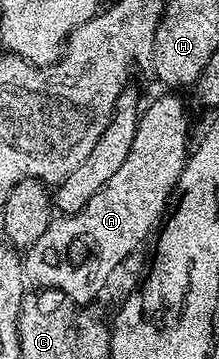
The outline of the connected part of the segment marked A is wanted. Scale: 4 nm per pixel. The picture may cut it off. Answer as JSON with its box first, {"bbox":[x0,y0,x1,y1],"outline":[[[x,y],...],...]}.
{"bbox":[24,94,190,306],"outline":[[[166,94],[170,96],[158,96],[150,105],[141,109],[138,125],[136,126],[136,138],[132,138],[132,150],[128,154],[128,158],[124,158],[123,164],[120,165],[120,170],[116,170],[116,174],[112,174],[112,178],[108,178],[108,182],[104,182],[104,186],[100,186],[100,190],[96,190],[96,194],[92,194],[92,198],[88,198],[88,206],[84,206],[84,210],[75,212],[73,214],[58,214],[51,219],[48,230],[44,230],[44,234],[40,234],[40,238],[36,238],[36,242],[32,247],[25,249],[24,263],[25,274],[31,281],[38,283],[39,289],[45,290],[51,288],[57,292],[63,292],[67,300],[73,300],[75,305],[85,306],[91,302],[97,301],[98,295],[106,288],[106,283],[110,280],[110,275],[125,262],[126,256],[130,256],[142,244],[142,239],[146,235],[155,231],[156,225],[163,219],[164,213],[168,207],[168,201],[173,197],[174,187],[178,184],[180,174],[184,170],[188,159],[188,147],[186,143],[190,140],[190,116],[186,113],[186,104],[181,100],[181,95]]]}

